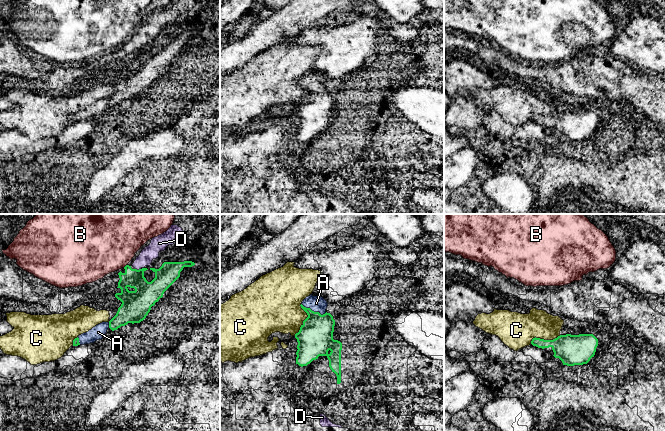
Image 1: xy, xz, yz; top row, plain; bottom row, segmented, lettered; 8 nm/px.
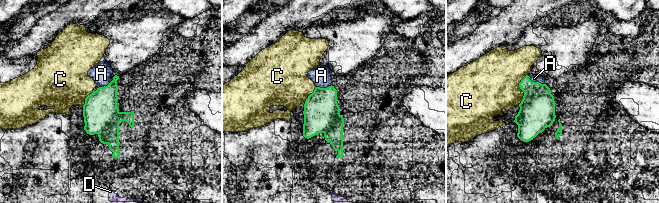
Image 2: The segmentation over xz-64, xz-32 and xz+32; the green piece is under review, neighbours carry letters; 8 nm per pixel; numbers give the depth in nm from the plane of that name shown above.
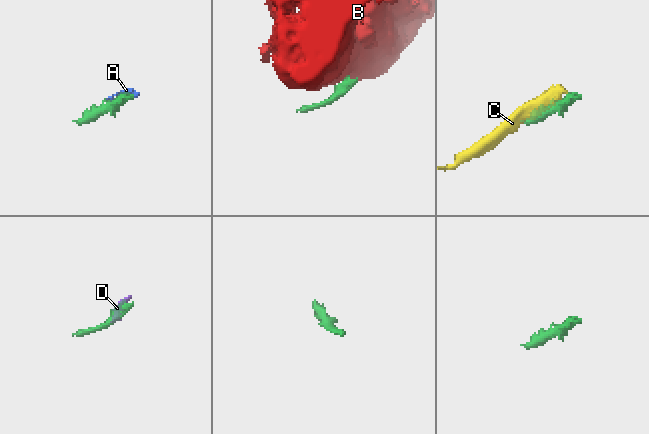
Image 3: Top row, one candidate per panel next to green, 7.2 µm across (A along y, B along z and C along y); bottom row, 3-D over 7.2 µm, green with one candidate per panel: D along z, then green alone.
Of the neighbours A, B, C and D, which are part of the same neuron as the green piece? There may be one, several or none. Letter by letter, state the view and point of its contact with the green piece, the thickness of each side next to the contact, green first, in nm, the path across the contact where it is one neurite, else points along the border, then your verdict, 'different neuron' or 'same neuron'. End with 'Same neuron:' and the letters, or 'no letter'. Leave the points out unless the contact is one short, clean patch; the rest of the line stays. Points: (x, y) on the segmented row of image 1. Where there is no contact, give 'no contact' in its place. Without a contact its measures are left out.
A: xz (313, 311) | 280/130 nm | same neuron
B: xy (125, 266) | 160/480 nm | different neuron
C: xz (304, 320) | 280/380 nm | different neuron
D: xy (139, 269) | 200/120 nm | along xy (135, 268), (140, 269) | different neuron
Same neuron: A

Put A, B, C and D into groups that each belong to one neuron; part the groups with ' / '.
A / B / C / D

